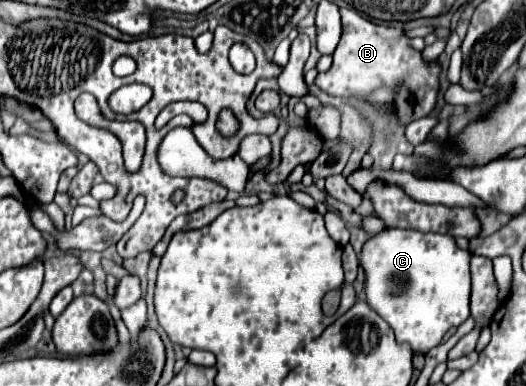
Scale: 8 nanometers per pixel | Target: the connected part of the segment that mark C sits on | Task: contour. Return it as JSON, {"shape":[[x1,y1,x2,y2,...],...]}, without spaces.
{"shape":[[385,229,369,239,361,251,361,267,367,277,367,303,393,327,399,343,409,343,413,351,427,353,441,343,451,327,459,327,469,317,469,259,471,253,459,249,451,235,421,233,415,229]]}

